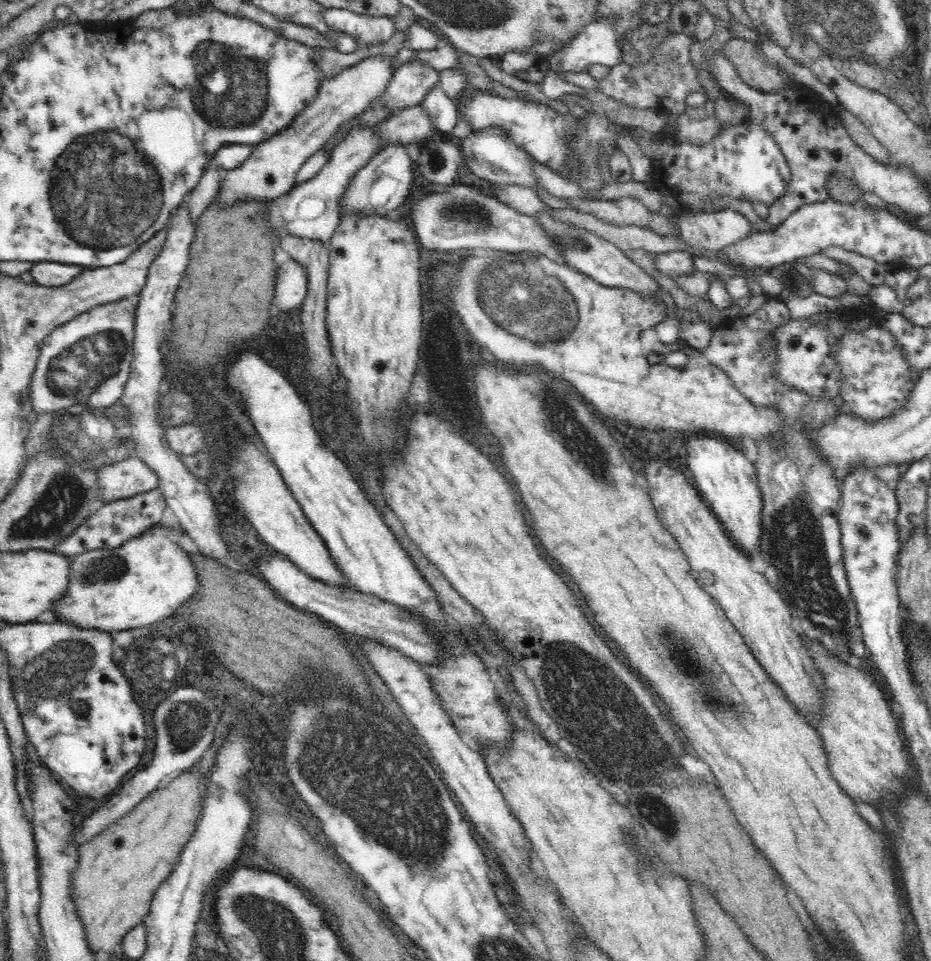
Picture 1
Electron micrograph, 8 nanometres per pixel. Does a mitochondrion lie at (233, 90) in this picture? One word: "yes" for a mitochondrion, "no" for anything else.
yes

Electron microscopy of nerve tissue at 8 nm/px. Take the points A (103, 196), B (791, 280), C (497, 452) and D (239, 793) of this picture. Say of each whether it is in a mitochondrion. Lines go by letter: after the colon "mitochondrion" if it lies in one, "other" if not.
A: mitochondrion
B: other
C: other
D: other

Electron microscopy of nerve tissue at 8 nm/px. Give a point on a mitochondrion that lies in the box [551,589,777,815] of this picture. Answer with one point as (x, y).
(682, 655)

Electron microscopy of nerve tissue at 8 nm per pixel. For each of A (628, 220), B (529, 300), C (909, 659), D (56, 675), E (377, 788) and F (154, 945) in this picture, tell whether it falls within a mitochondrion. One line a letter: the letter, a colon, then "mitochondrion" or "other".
A: other
B: mitochondrion
C: other
D: mitochondrion
E: mitochondrion
F: other

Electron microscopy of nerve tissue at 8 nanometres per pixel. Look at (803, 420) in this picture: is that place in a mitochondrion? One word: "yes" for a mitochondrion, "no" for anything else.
yes

